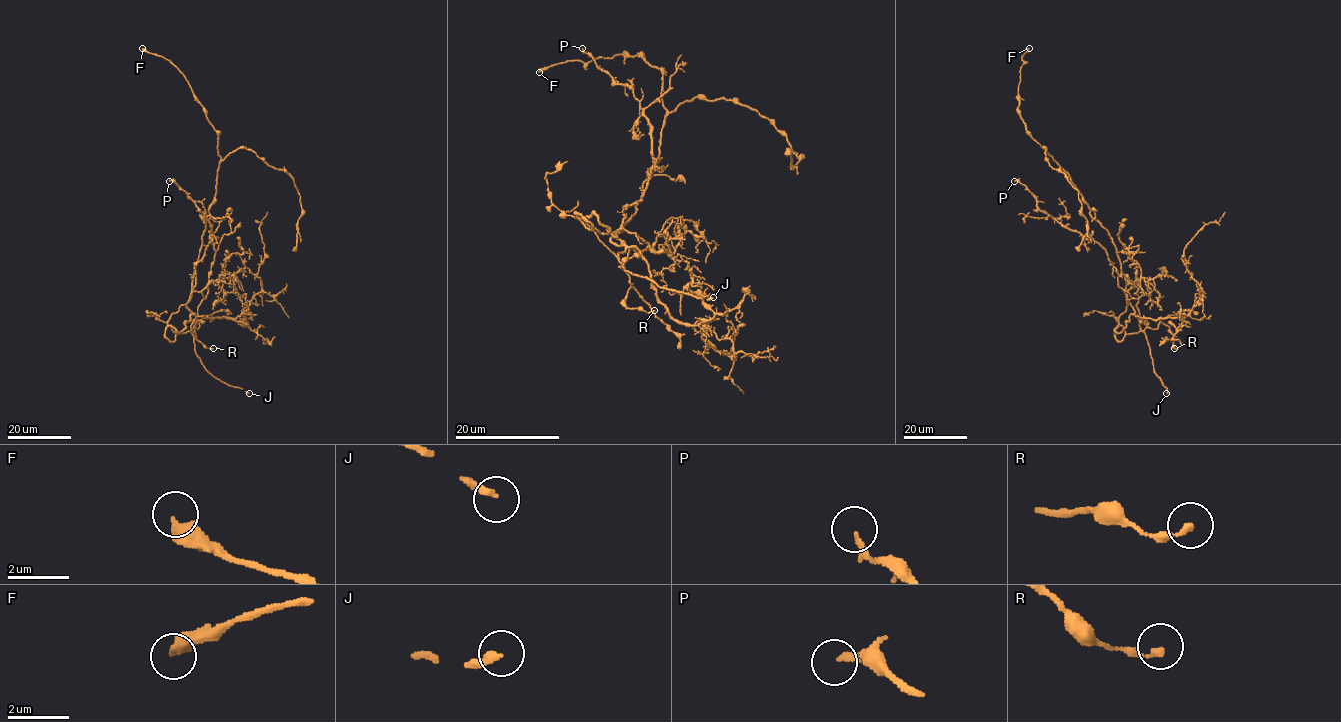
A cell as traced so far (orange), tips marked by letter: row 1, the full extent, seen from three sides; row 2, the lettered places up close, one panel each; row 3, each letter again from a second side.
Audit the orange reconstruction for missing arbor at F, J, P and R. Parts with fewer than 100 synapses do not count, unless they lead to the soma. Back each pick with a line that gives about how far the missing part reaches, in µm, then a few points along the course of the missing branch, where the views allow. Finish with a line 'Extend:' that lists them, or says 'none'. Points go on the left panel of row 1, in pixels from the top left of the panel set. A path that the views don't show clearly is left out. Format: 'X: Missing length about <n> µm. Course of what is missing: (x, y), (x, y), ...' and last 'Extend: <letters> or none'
J: Missing length about 25 µm
Extend: J

